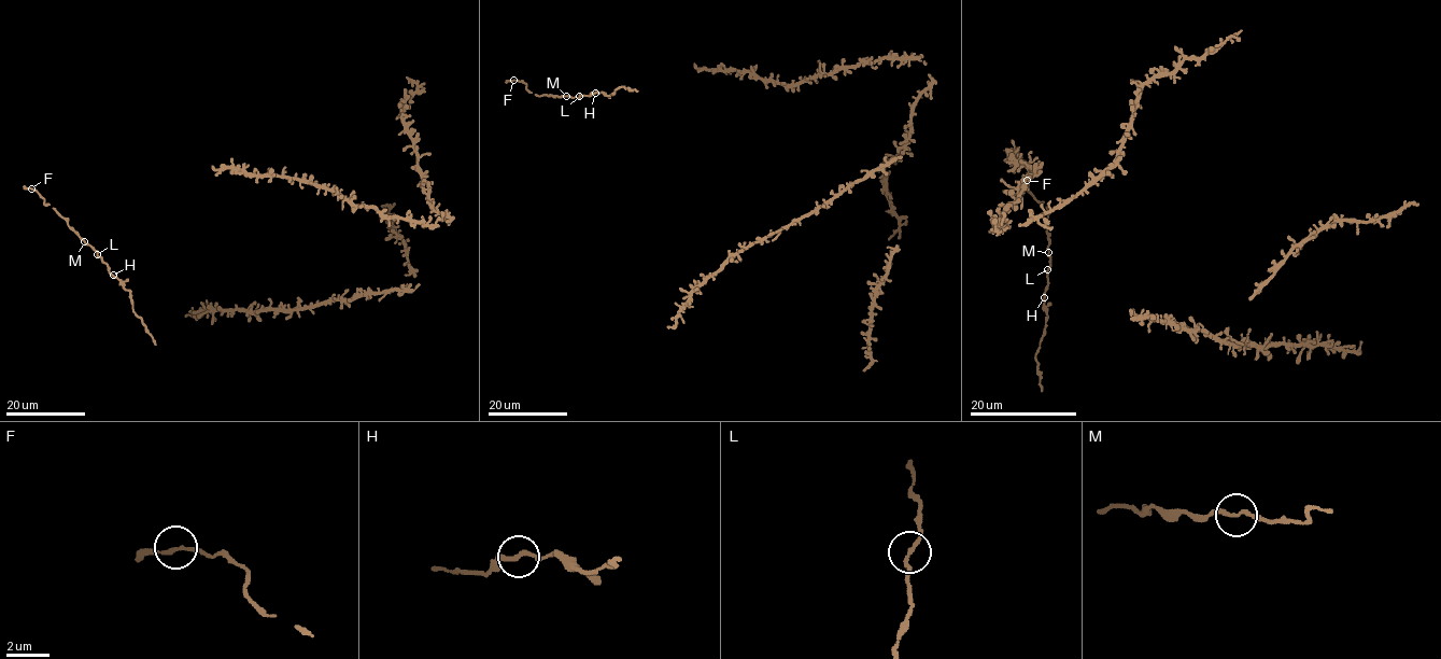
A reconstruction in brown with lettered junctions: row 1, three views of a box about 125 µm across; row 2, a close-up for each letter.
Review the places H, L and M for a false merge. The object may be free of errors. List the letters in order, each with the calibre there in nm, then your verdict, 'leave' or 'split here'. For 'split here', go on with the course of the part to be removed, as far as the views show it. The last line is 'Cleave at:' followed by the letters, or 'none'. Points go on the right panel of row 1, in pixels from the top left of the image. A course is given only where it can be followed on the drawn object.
H: calibre 180 nm; leave
L: calibre 170 nm; leave
M: calibre 130 nm; leave
Cleave at: none

